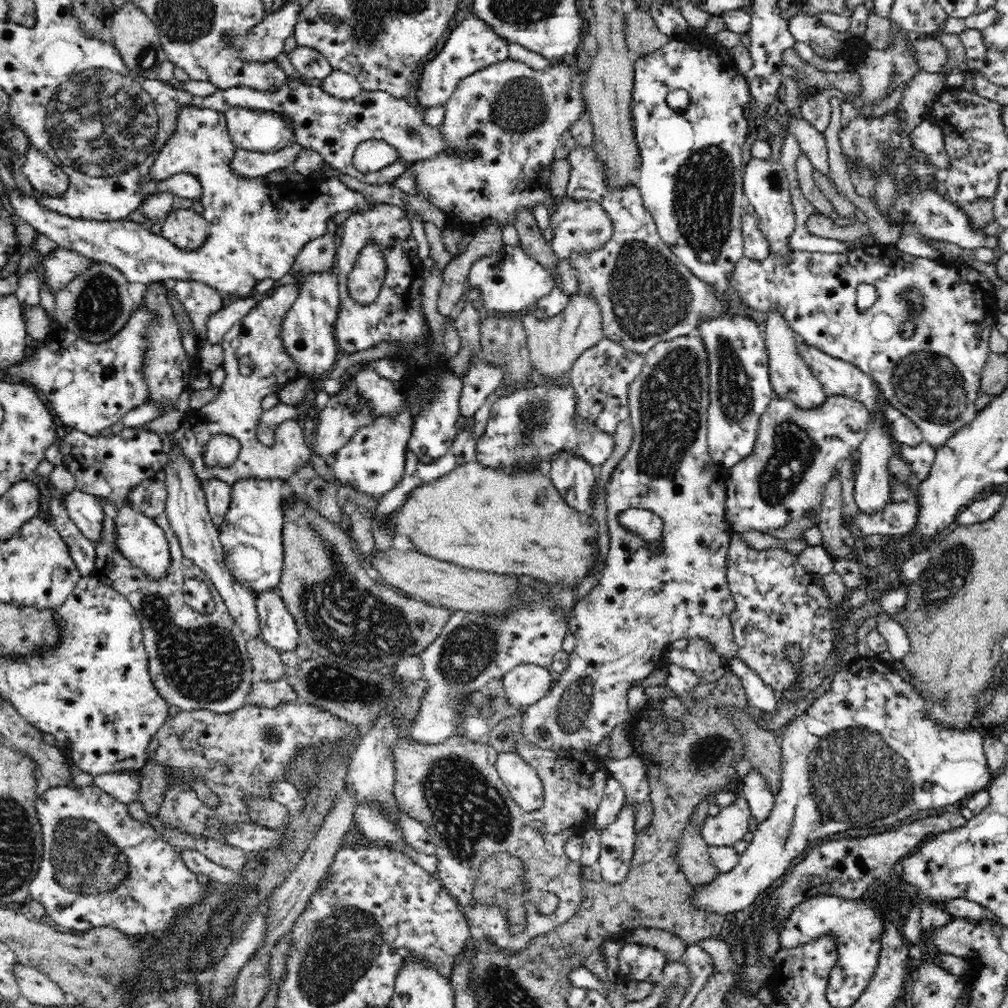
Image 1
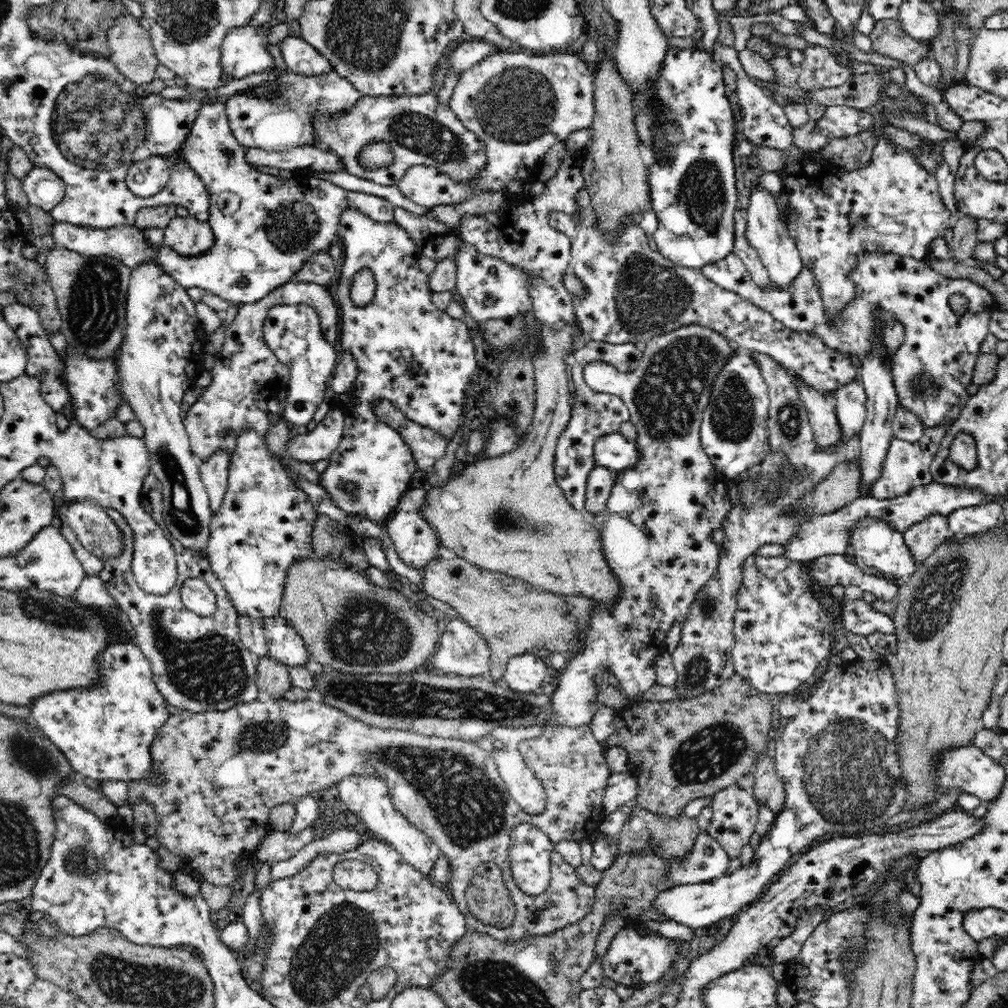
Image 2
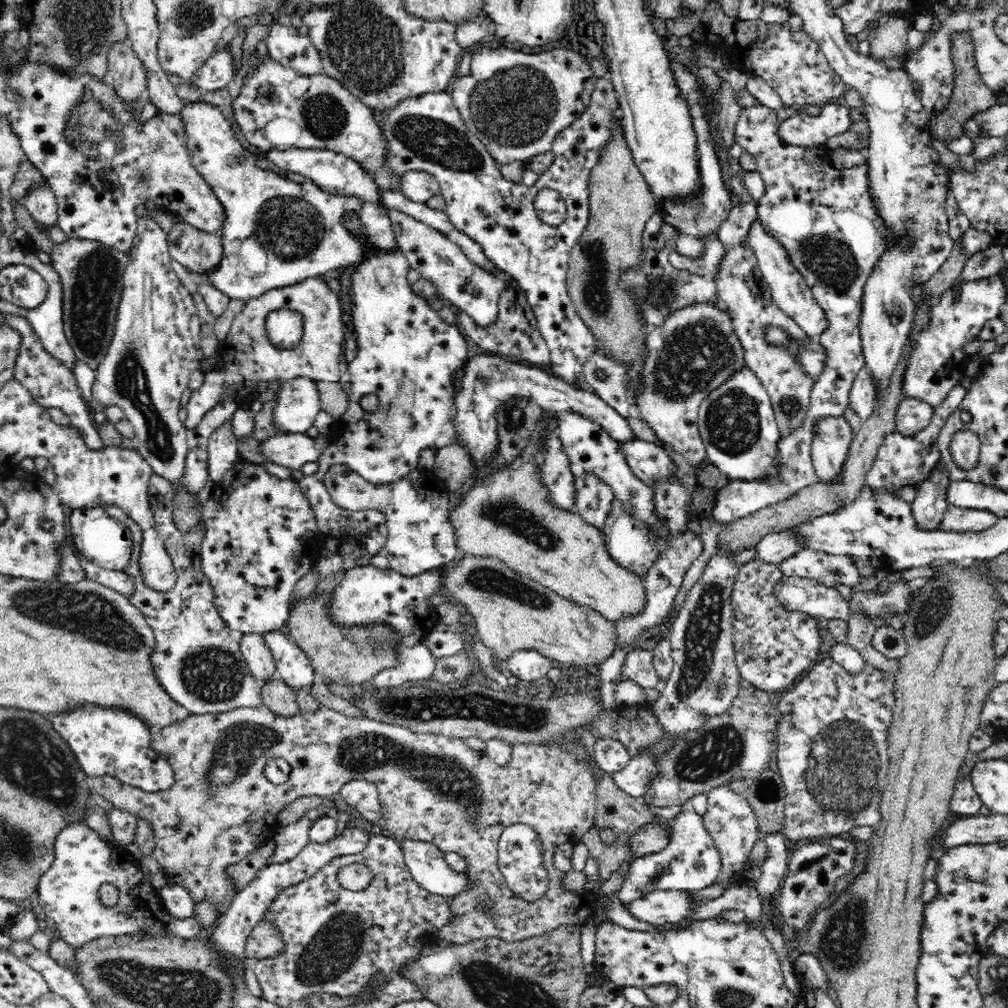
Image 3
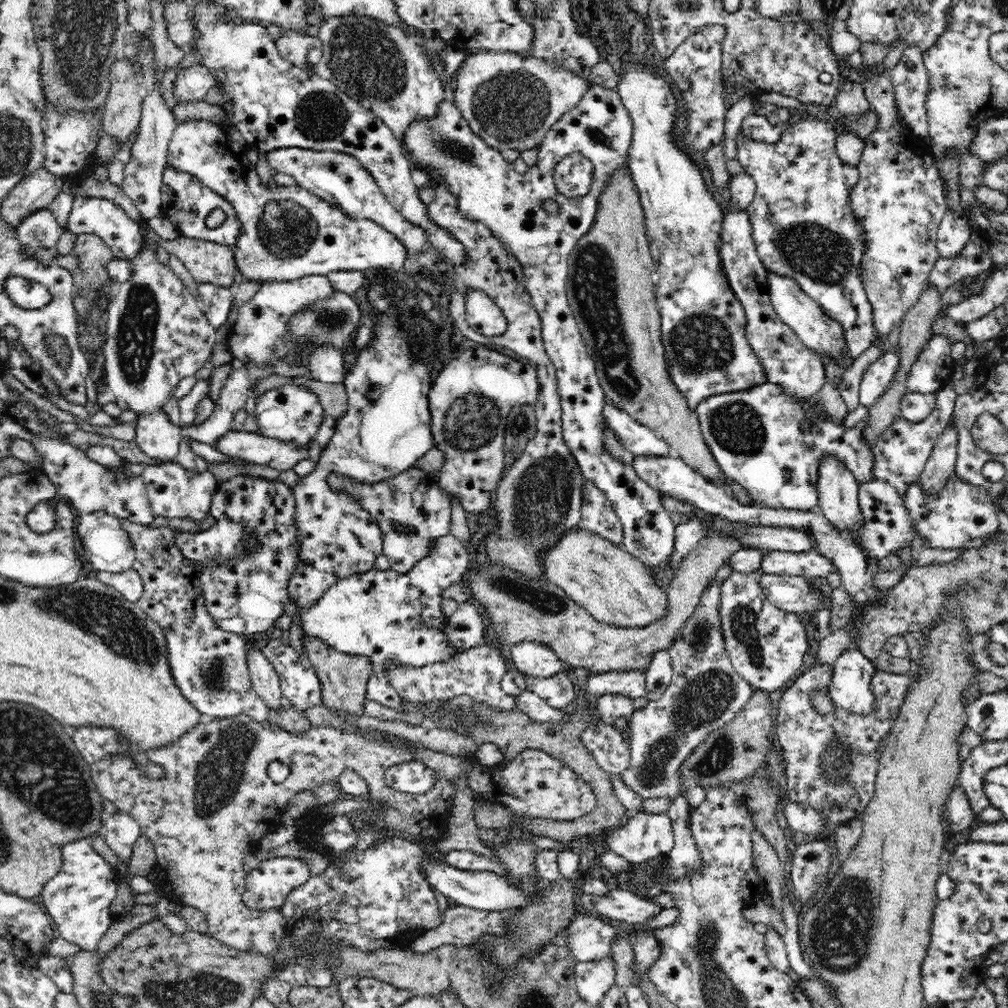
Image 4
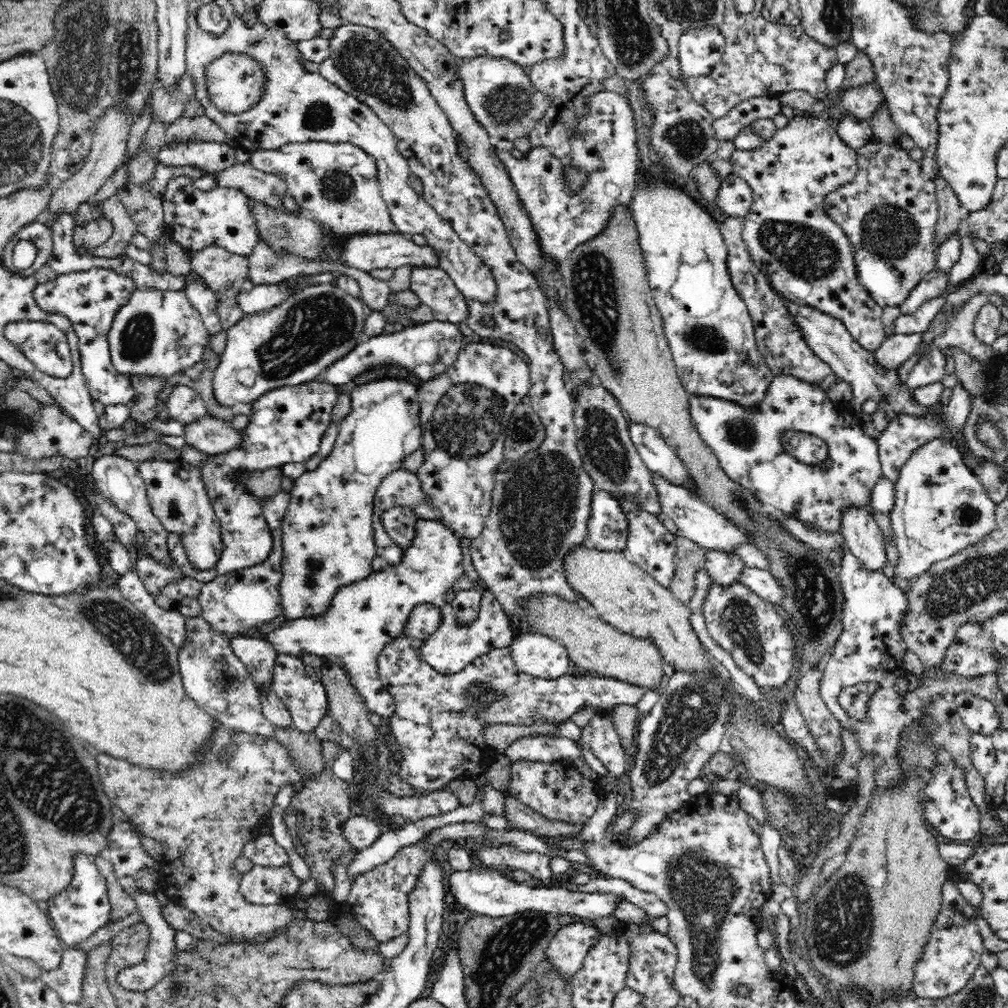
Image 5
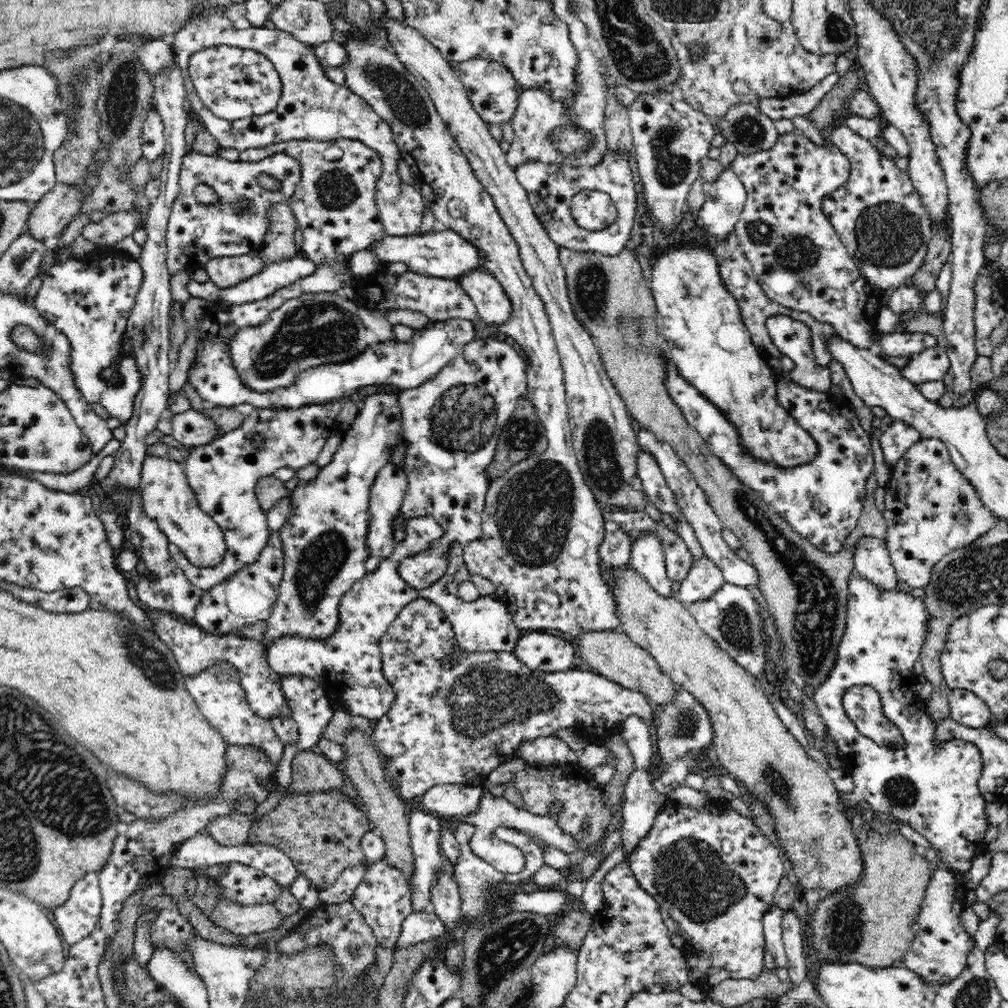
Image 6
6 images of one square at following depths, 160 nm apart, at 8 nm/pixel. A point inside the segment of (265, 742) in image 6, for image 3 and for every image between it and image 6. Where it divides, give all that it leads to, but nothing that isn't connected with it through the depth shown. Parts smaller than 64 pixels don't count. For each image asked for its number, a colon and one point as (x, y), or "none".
3: (198, 661)
4: (209, 665)
5: (219, 682)

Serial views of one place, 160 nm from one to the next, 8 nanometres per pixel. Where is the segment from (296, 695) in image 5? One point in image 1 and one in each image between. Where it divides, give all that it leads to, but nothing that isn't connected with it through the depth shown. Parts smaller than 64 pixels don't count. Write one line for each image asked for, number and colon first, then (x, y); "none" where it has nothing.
1: (278, 629)
2: (285, 645)
3: (293, 666)
4: (301, 687)

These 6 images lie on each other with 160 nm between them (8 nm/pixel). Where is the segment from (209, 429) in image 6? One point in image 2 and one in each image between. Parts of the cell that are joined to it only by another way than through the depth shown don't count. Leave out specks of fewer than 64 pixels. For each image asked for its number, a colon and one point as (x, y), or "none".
2: (311, 447)
3: (292, 451)
4: (254, 448)
5: (212, 435)

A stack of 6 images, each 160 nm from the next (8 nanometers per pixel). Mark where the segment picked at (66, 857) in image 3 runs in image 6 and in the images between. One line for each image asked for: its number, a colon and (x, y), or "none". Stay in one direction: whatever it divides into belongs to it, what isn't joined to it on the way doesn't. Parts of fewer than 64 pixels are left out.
4: (77, 899)
5: (83, 906)
6: (76, 919)

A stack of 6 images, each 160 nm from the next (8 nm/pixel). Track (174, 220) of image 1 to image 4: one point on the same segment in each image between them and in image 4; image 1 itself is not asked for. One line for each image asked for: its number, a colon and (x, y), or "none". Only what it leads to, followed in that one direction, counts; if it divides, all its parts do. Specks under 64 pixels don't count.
2: (187, 236)
3: (199, 252)
4: (209, 262)

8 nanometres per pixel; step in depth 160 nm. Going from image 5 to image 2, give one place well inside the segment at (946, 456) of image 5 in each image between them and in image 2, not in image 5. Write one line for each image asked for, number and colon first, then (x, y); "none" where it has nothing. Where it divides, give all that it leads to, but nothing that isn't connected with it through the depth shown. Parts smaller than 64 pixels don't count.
2: (975, 520)
3: (956, 519)
4: (950, 519)

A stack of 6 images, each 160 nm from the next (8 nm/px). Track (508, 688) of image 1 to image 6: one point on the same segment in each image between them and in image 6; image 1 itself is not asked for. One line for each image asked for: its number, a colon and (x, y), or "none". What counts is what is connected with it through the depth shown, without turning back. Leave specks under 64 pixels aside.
2: (523, 671)
3: (525, 664)
4: (532, 658)
5: (537, 654)
6: (549, 651)

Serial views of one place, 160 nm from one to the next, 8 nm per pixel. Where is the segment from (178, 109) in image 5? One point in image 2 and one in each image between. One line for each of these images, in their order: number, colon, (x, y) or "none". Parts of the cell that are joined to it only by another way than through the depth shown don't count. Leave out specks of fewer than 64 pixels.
2: (244, 51)
3: (215, 74)
4: (192, 83)

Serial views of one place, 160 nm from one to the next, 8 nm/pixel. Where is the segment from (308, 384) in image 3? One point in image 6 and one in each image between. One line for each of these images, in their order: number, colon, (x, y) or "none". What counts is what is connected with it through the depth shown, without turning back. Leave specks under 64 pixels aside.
4: (293, 414)
5: (286, 425)
6: (223, 474)

